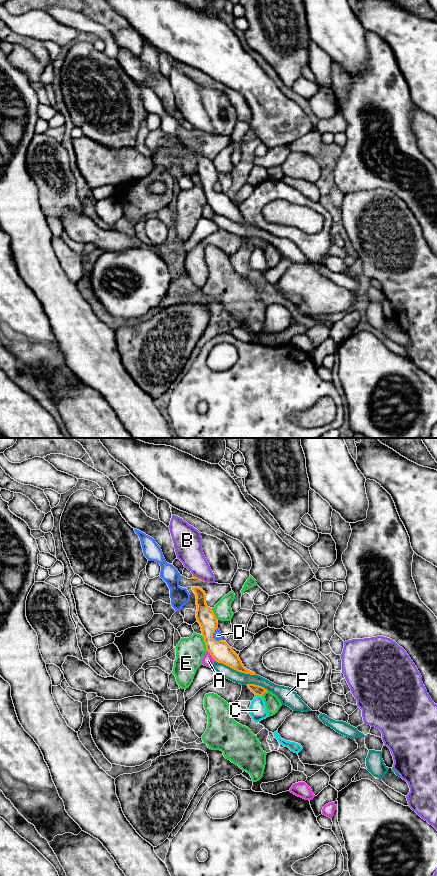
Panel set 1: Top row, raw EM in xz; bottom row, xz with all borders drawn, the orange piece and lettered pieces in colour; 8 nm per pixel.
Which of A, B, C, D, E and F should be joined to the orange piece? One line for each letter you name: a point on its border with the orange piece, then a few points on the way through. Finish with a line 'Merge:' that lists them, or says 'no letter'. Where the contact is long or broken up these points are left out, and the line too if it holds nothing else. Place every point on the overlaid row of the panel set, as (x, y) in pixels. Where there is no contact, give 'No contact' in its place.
Merge: no letter

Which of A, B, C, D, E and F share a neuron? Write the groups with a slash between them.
A / B / C / D / E / F

